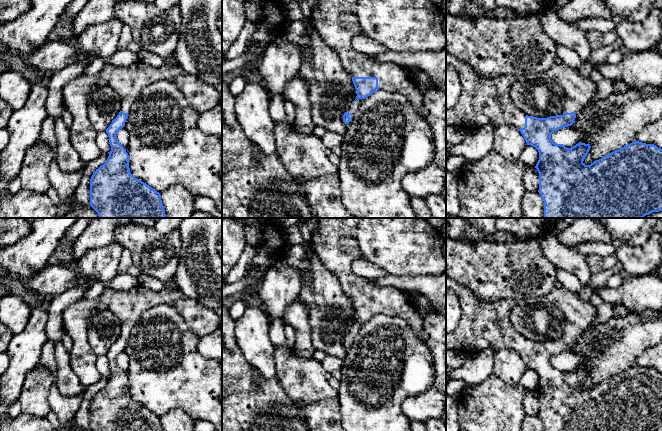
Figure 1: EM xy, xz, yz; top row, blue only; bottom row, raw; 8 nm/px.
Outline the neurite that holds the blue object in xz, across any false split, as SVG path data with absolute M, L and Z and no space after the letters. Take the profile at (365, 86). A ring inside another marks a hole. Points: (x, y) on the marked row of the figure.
M318 0L310 15L314 28L318 31L325 44L338 54L343 67L352 76L357 96L343 115L345 126L347 127L351 124L352 118L357 113L362 101L378 90L400 93L411 103L414 110L422 116L424 94L417 89L415 79L405 71L404 67L397 64L378 62L370 55L353 49L352 39L357 36L364 36L356 13L357 1Z

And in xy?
M140 60L125 67L106 64L100 73L100 79L107 80L109 86L119 94L121 111L106 129L111 151L106 162L96 169L90 179L90 206L98 213L99 218L167 218L160 193L131 174L129 155L117 141L116 135L125 126L133 102L151 83L161 80L172 82L199 113L214 108L221 101L220 93L213 85L190 75L172 60L165 61L160 67L152 67Z

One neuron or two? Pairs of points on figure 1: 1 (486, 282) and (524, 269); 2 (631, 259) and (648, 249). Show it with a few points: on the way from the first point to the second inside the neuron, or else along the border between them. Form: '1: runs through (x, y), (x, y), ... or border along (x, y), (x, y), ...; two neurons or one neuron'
1: runs through (495, 282), (505, 281), (515, 271); one neuron
2: runs through (635, 259), (638, 259), (644, 253); one neuron

